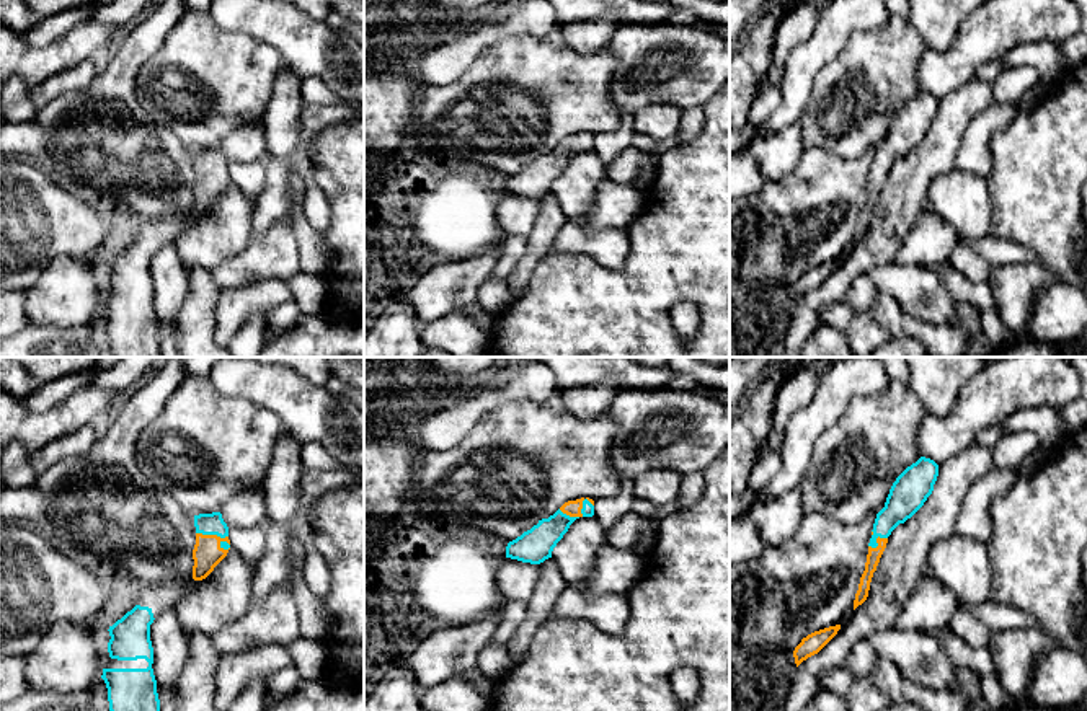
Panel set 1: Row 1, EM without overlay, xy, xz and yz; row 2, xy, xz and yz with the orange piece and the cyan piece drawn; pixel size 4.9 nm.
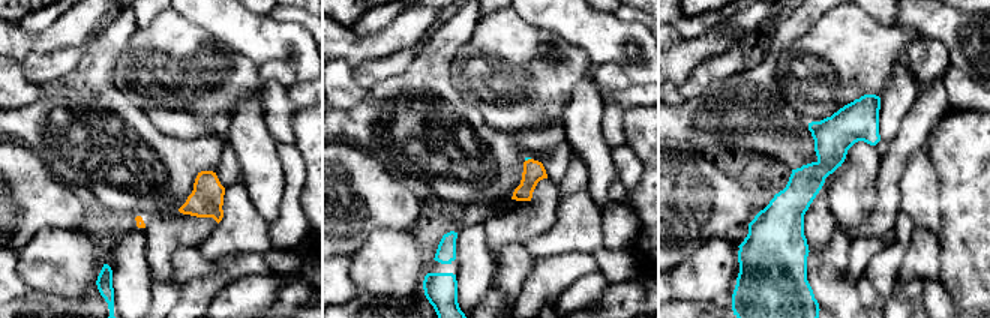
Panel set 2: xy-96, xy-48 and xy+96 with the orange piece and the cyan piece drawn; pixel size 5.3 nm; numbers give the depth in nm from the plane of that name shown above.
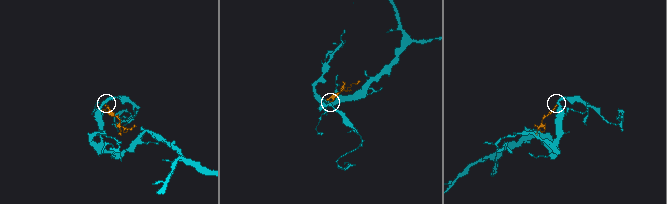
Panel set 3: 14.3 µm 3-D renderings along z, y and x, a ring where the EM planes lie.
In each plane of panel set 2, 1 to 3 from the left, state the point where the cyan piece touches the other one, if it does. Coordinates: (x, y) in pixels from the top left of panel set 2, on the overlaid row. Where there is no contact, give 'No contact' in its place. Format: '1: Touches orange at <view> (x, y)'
1: No contact
2: Touches orange at xy-48 (528, 159)
3: No contact

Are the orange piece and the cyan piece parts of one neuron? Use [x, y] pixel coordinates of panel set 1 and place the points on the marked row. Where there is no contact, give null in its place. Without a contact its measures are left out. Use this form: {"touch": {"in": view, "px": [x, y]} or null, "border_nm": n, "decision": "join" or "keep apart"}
{"touch": {"in": "xy", "px": [214, 535]}, "border_nm": 190, "decision": "join"}

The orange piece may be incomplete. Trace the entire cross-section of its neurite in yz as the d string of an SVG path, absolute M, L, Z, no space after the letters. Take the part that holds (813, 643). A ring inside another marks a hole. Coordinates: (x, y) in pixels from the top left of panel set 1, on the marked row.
M836 625L814 631L803 638L801 643L793 651L796 667L808 657L818 654L837 634L839 629L841 625Z

